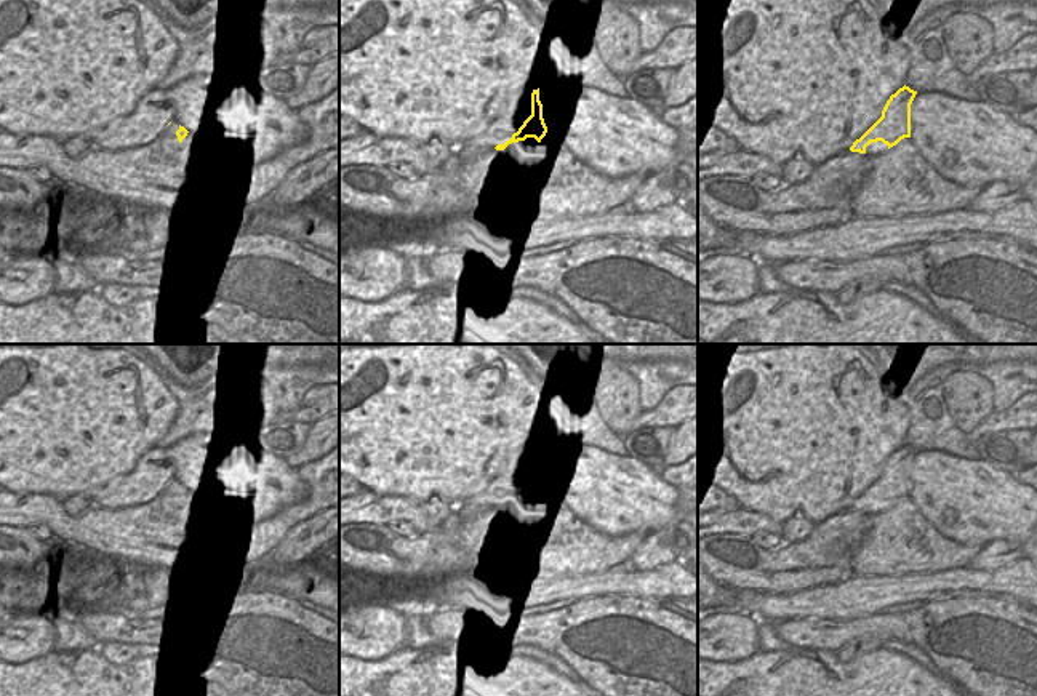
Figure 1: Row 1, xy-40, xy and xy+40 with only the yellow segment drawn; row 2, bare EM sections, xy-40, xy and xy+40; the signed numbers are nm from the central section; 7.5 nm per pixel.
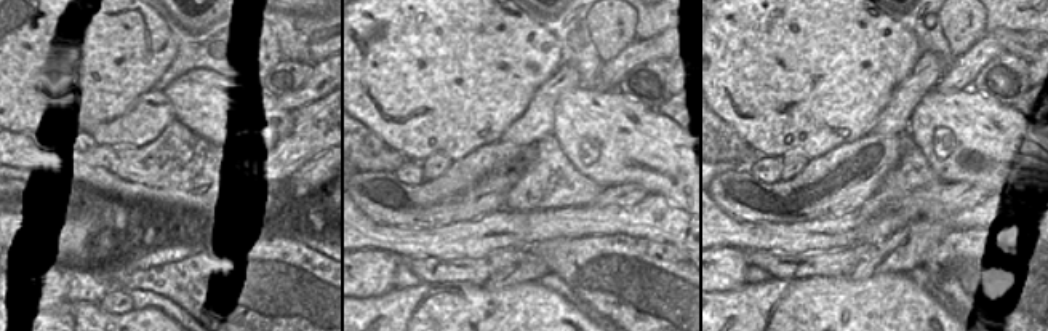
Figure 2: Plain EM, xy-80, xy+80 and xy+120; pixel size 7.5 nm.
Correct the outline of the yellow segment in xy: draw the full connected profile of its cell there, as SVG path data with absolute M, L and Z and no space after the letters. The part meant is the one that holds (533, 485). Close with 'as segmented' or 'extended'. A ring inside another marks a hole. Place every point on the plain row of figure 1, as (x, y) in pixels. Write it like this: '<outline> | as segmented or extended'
M539 446L496 475L490 485L454 506L464 518L472 518L488 509L504 509L509 502L535 496L538 501L546 494L547 485L543 477Z | extended

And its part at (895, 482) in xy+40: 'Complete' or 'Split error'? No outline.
Complete

